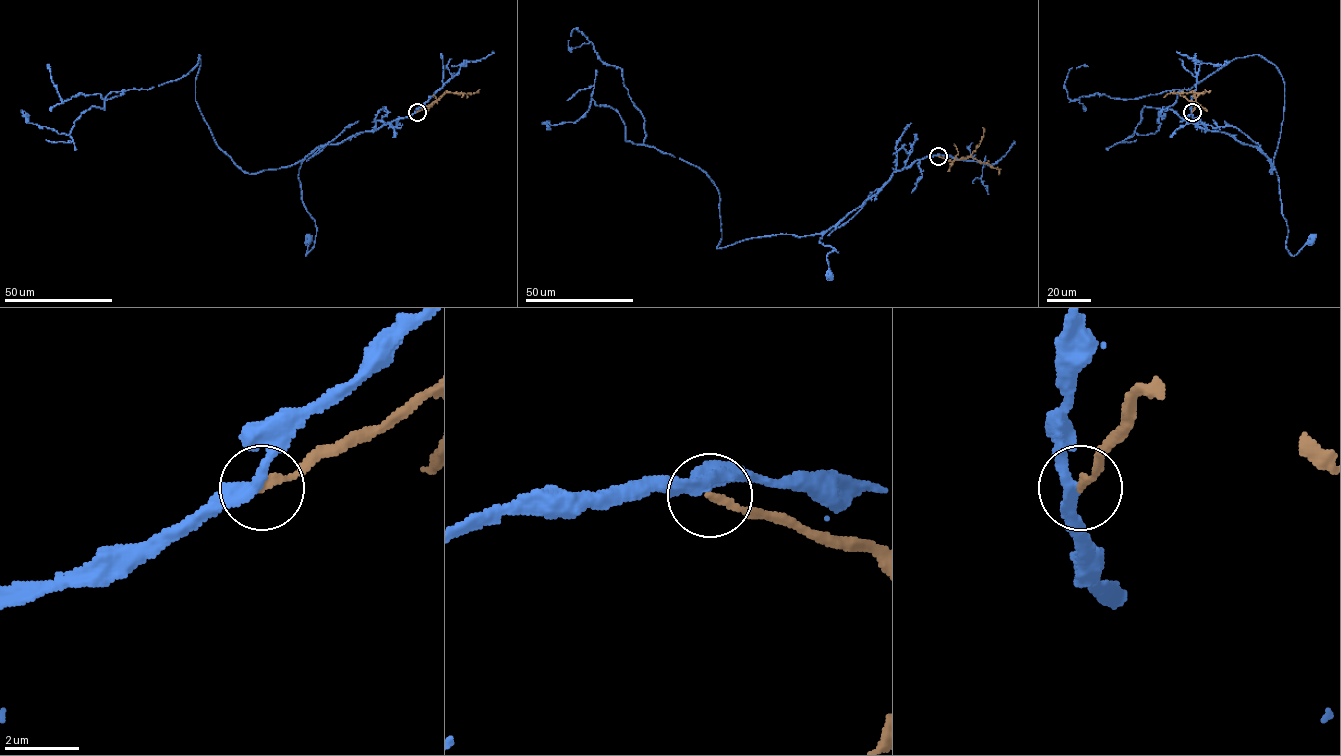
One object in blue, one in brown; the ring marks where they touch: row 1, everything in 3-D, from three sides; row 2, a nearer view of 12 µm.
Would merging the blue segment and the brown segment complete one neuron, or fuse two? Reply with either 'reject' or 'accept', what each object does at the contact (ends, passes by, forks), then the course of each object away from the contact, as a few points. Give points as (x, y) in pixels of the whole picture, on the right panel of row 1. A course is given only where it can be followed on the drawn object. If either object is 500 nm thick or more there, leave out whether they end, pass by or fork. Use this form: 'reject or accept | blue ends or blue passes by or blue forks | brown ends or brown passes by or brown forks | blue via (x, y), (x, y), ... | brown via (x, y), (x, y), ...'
accept | blue passes by | brown ends | blue via (1191, 112), (1207, 129), (1256, 146), (1269, 160), (1278, 177), (1290, 254), (1312, 240) | brown via (1192, 112), (1197, 105), (1192, 92), (1210, 90)

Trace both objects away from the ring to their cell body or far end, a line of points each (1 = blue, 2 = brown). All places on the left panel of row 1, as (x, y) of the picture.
1: (417, 112), (319, 146), (303, 160), (298, 177), (302, 203), (316, 228), (314, 246), (305, 256), (308, 240)
2: (417, 112), (447, 92), (467, 94), (478, 90)

